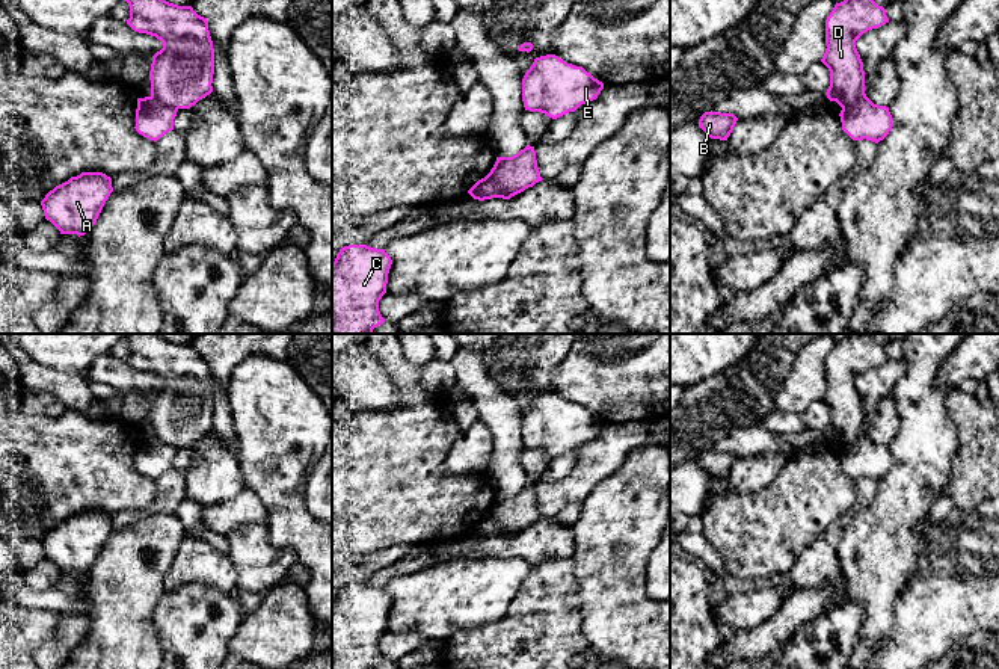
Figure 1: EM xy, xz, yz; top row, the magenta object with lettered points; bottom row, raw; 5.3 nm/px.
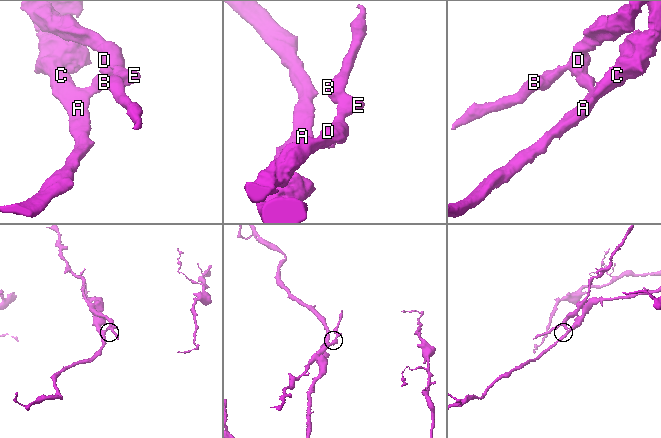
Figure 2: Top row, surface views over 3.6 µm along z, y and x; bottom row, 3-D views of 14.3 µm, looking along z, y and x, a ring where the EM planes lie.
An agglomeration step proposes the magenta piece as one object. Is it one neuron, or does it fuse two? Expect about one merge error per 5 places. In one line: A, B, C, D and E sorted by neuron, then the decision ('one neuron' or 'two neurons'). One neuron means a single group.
A C / B D E; two neurons

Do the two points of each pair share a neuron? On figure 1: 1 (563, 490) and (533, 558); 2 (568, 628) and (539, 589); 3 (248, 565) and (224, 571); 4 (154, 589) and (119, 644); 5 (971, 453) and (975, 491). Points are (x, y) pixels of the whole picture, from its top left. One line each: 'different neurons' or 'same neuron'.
1: different neurons
2: same neuron
3: different neurons
4: same neuron
5: same neuron

